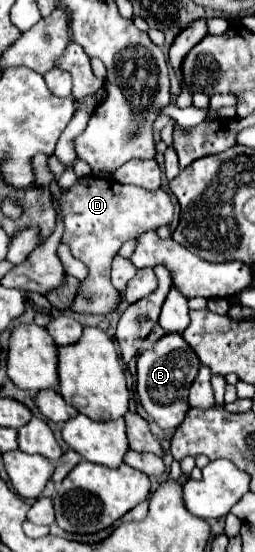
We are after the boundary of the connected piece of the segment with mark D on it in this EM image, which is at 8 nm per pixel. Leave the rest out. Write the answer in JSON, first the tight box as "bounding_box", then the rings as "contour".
{"bounding_box":[49,176,173,314],"contour":[[[83,176],[71,188],[63,190],[57,182],[49,186],[53,200],[57,200],[57,214],[63,218],[63,238],[61,244],[71,248],[73,258],[81,260],[89,274],[79,284],[75,294],[75,302],[71,302],[69,310],[75,314],[111,314],[121,306],[121,292],[111,284],[111,260],[119,252],[119,248],[147,230],[155,230],[157,226],[167,226],[173,218],[173,204],[165,190],[145,190],[137,186],[119,184],[115,180]]]}

